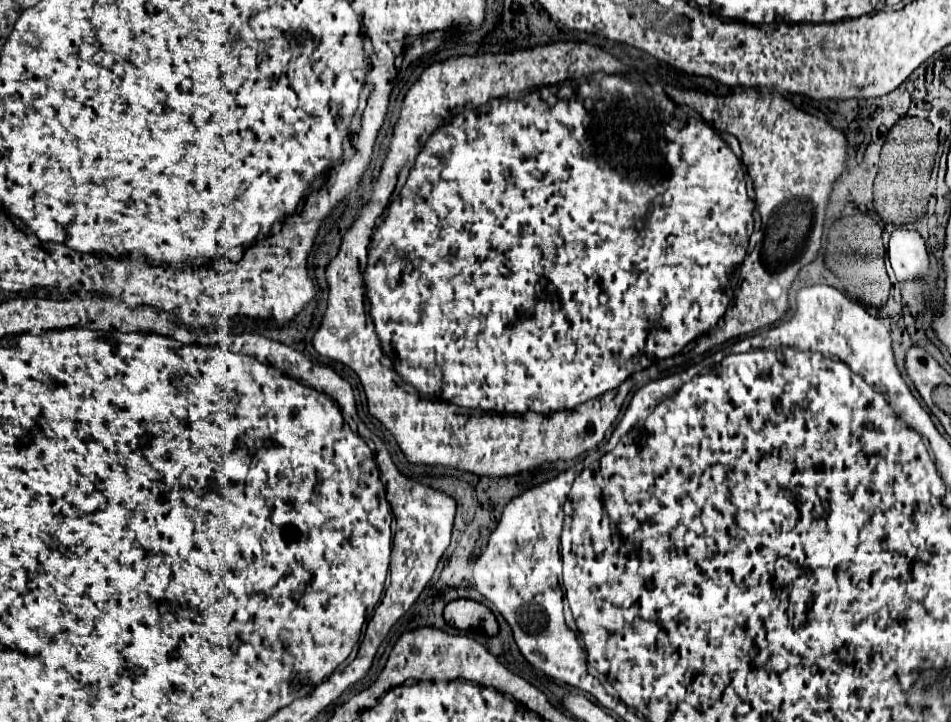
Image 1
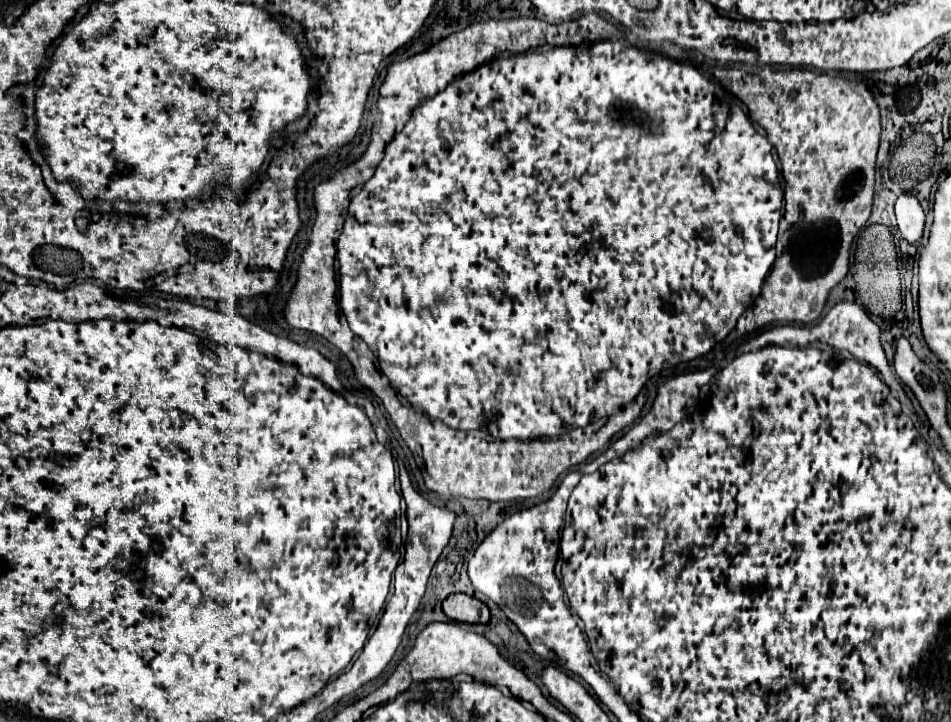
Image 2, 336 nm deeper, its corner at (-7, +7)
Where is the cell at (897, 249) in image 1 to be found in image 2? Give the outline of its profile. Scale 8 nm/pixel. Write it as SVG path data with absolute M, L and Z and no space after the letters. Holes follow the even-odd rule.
M901 195L895 203L895 215L901 237L907 243L917 245L923 237L923 227L925 227L925 211L919 205L919 201L911 195Z

